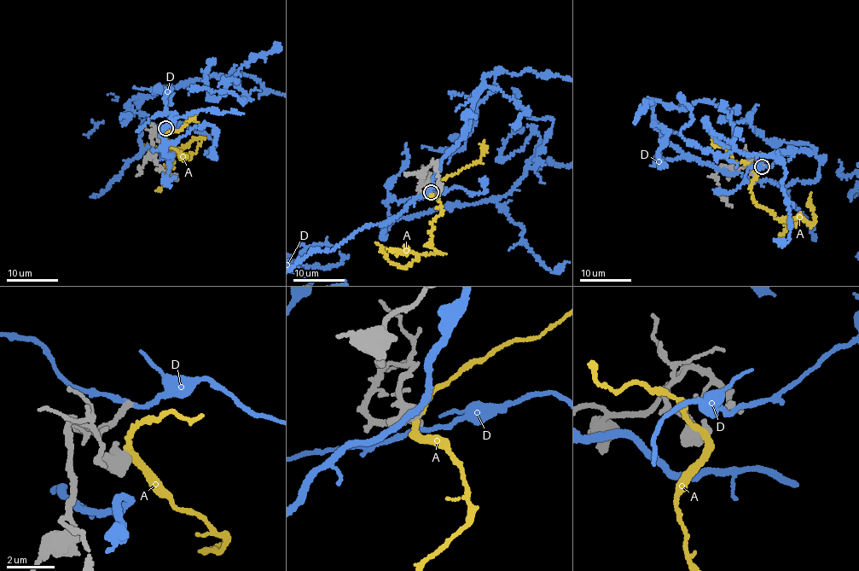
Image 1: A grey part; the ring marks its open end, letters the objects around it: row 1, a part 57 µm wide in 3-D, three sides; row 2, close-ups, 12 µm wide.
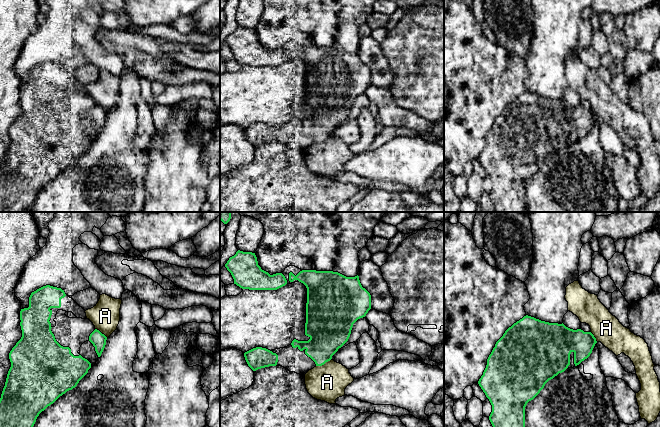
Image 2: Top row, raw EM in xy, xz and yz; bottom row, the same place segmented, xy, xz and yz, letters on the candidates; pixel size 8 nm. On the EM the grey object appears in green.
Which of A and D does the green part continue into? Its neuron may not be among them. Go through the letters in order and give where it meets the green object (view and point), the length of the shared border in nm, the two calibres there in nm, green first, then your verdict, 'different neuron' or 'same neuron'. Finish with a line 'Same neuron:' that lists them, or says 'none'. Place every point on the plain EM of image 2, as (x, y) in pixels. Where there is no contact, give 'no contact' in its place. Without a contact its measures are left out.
A: contact xz (323, 140); length 140 nm; calibres 300 and 280 nm; different neuron
D: no contact; different neuron
Same neuron: none

